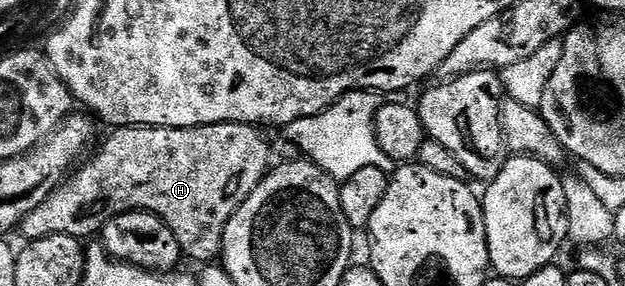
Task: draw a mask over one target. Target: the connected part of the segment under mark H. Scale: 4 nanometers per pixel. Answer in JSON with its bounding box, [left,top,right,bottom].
[20,124,272,265]

